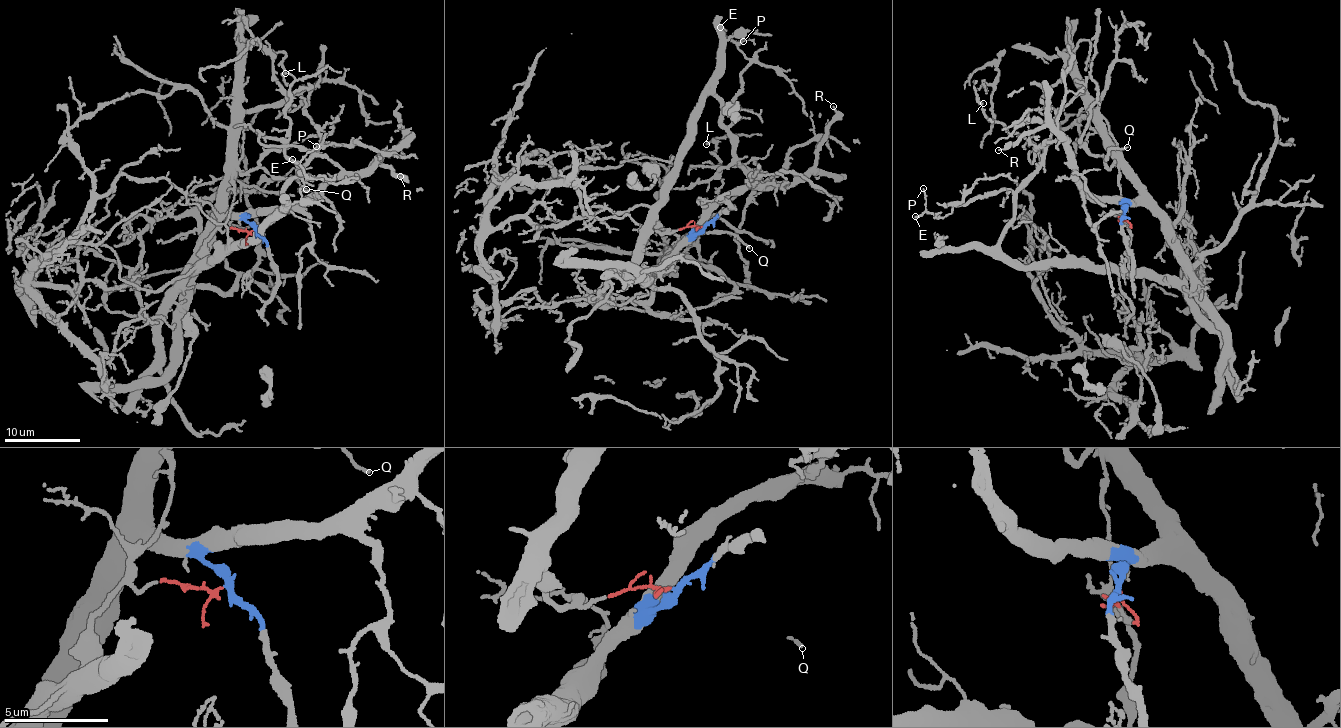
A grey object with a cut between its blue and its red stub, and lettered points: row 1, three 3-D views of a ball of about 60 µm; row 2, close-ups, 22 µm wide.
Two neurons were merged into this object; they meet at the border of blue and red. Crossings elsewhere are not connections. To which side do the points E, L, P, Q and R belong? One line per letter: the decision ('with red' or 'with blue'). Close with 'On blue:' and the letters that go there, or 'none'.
E: with red
L: with red
P: with red
Q: with blue
R: with blue
On blue: Q, R

